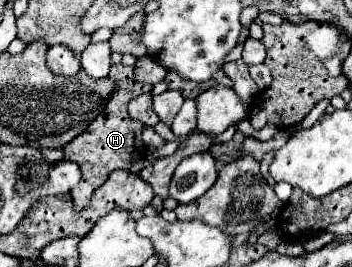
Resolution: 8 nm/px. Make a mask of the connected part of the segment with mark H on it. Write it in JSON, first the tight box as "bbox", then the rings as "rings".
{"bbox":[63,63,151,211],"rings":[[[123,63],[111,65],[109,79],[117,81],[117,89],[111,95],[111,99],[107,99],[103,113],[99,113],[99,117],[95,117],[95,121],[91,121],[91,125],[79,137],[75,137],[75,141],[71,141],[71,145],[63,147],[63,159],[75,161],[81,167],[81,181],[71,191],[75,211],[83,211],[85,205],[91,203],[93,191],[103,185],[103,181],[107,179],[107,173],[111,173],[113,169],[129,171],[131,159],[135,159],[135,155],[137,155],[137,137],[141,133],[143,123],[129,119],[127,103],[131,101],[131,97],[149,93],[151,85],[137,83],[133,79],[133,67],[125,67]]]}

